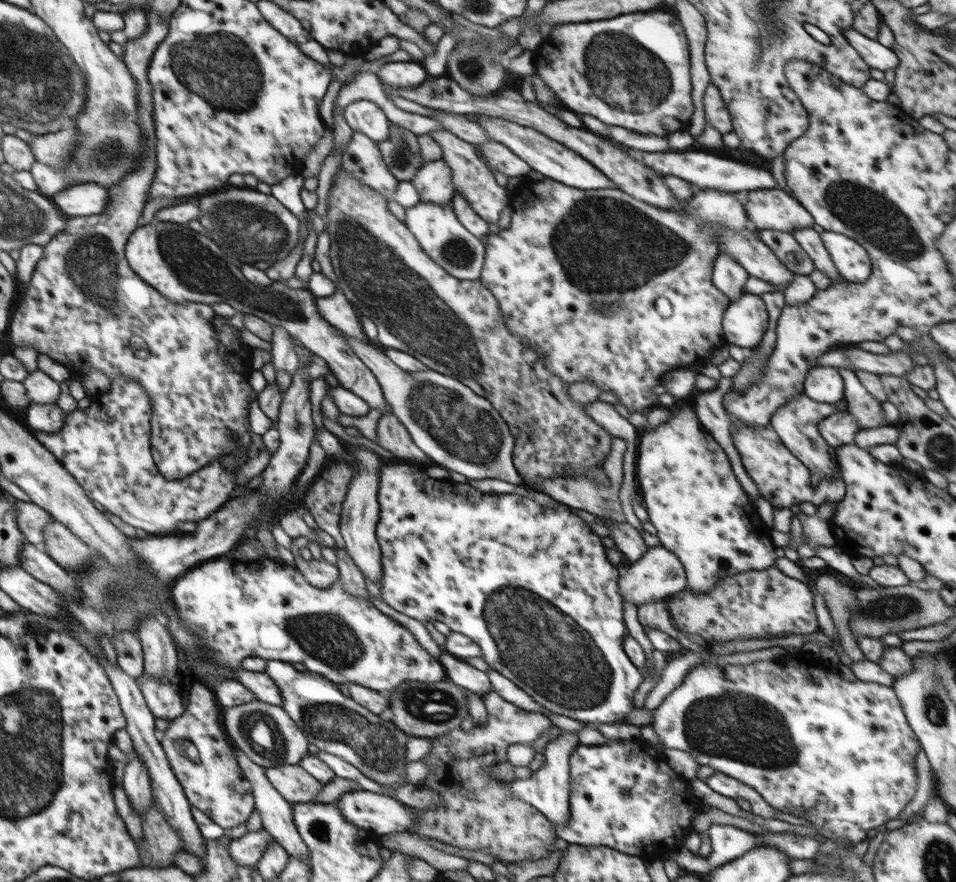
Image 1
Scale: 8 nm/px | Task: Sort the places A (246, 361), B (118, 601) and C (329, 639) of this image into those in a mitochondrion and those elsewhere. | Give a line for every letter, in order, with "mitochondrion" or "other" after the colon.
A: other
B: mitochondrion
C: mitochondrion

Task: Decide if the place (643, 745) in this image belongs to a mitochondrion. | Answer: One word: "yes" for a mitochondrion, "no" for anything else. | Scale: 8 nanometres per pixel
no

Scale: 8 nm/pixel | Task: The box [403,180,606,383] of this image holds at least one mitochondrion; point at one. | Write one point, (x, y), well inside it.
(458, 253)

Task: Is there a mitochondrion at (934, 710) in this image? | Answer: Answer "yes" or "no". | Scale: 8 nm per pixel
yes

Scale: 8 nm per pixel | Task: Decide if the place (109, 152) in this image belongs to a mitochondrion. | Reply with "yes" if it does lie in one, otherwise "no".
yes

